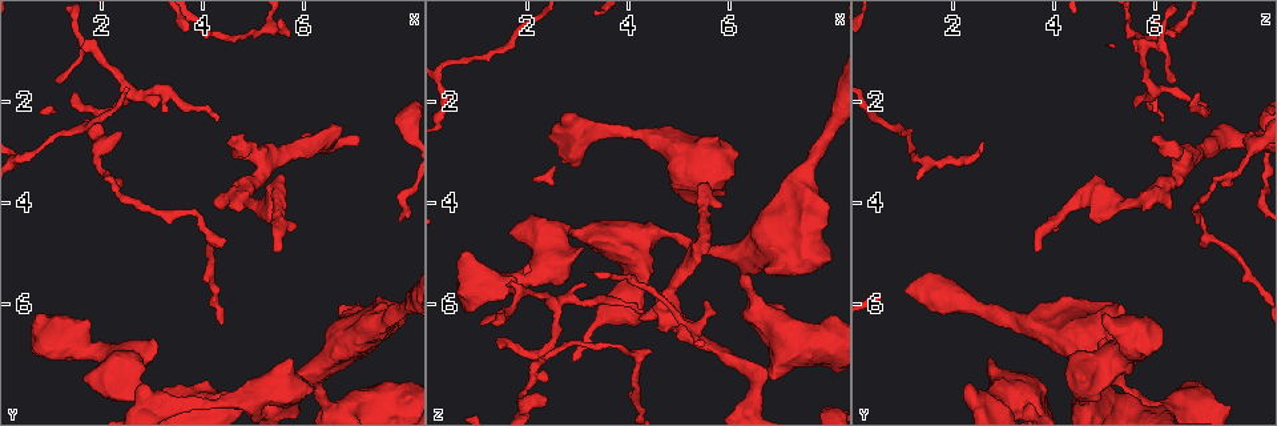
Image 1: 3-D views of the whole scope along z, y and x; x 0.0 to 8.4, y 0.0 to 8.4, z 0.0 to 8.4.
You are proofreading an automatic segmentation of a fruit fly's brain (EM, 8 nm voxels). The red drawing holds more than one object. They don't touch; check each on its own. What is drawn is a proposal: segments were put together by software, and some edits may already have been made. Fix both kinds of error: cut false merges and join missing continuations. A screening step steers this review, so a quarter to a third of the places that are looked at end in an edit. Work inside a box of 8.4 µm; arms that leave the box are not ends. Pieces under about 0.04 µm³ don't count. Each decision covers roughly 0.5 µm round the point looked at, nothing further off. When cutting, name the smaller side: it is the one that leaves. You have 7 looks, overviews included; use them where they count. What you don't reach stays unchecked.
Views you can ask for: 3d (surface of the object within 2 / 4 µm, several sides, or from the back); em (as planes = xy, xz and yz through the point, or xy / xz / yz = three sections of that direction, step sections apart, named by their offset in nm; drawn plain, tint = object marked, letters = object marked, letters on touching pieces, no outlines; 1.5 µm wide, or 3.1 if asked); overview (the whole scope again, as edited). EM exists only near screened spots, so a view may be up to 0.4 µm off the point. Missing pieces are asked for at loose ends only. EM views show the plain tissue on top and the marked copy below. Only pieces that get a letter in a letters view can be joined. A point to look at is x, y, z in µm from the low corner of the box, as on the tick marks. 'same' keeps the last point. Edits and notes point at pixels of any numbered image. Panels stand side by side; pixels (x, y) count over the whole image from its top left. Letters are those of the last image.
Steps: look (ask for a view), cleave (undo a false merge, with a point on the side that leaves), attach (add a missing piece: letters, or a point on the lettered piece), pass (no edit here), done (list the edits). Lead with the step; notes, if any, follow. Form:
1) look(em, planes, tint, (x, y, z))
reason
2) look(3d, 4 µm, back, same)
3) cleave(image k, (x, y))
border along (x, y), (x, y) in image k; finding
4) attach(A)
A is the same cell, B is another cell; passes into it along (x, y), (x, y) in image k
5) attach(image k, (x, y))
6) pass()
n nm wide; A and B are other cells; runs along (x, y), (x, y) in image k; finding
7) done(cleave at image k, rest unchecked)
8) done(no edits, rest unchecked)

look(em, xy, step 8, letters, (5.35, 4.30, 4.70))
branch stops here

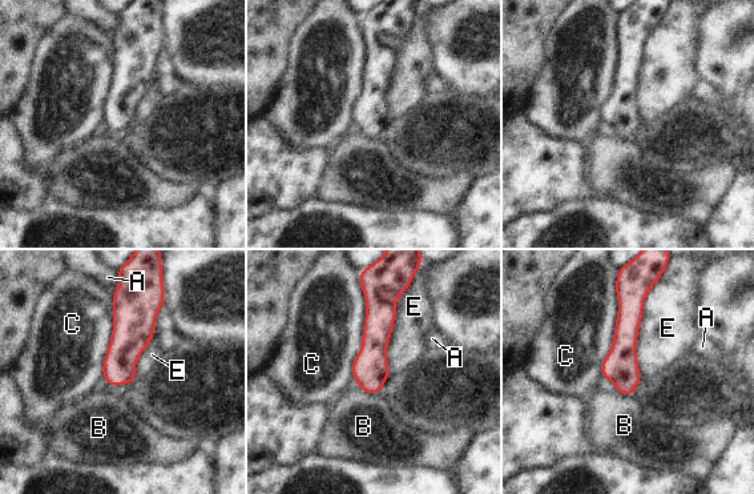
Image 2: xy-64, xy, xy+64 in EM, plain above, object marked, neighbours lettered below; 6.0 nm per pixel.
pass()
200 nm wide; A, B, C and E are other cells; border along (119, 285), (112, 293) in image 2; no lettered piece goes on from it

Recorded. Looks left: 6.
look(3d, 4 µm, back, (5.80, 7.10, 2.70))
free end

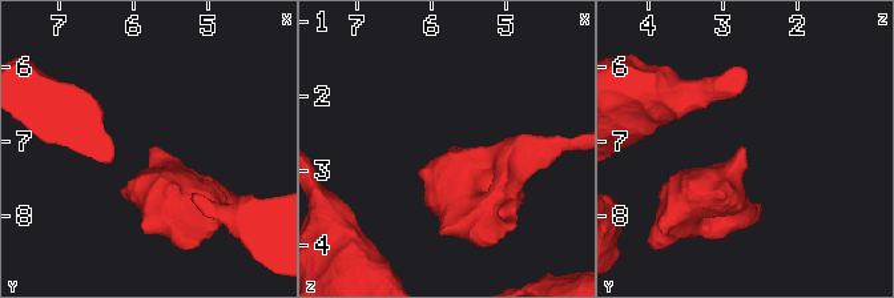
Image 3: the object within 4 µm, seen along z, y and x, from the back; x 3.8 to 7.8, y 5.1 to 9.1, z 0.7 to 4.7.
look(em, 3.1 µm, planes, letters, (5.75, 7.05, 2.75))

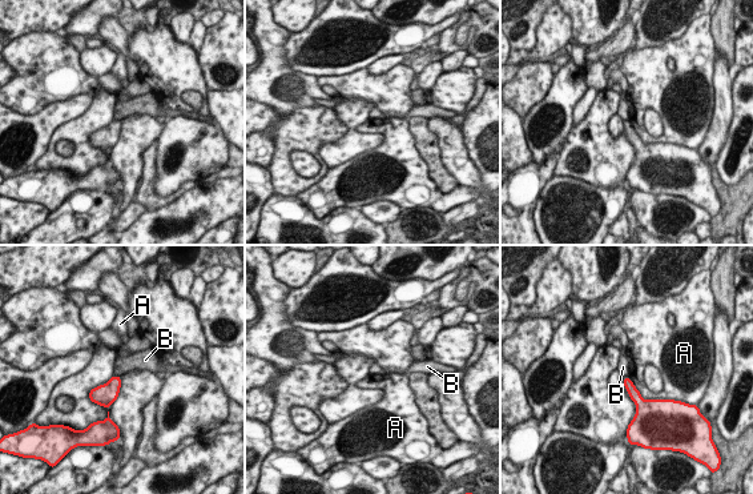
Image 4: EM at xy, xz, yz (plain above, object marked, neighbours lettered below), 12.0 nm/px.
pass()
A touches over 550 nm; A and B are other cells; border along (113, 374), (120, 377) in image 4; no lettered piece goes on from it

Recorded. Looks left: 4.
look(em, planes, letters, (3.10, 6.75, 4.90))
thick end

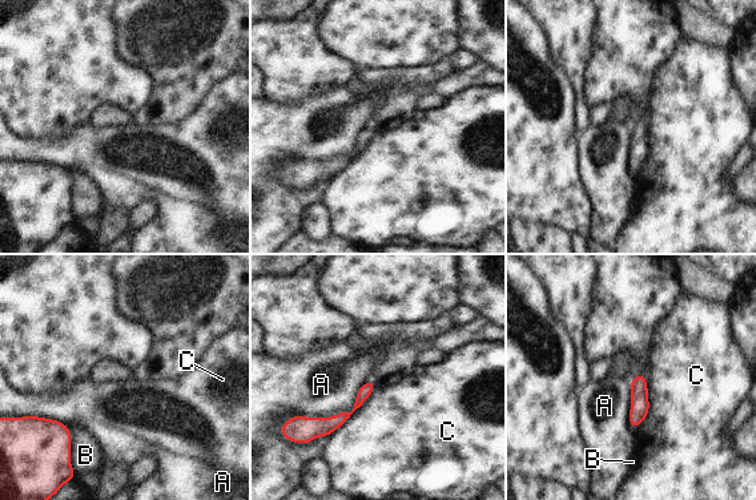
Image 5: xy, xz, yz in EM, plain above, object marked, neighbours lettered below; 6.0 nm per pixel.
pass()
A, B and C are other cells; border along (640, 373), (648, 414), (632, 428) in image 5; no lettered piece goes on from it

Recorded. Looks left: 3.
done(no edits, rest unchecked)

